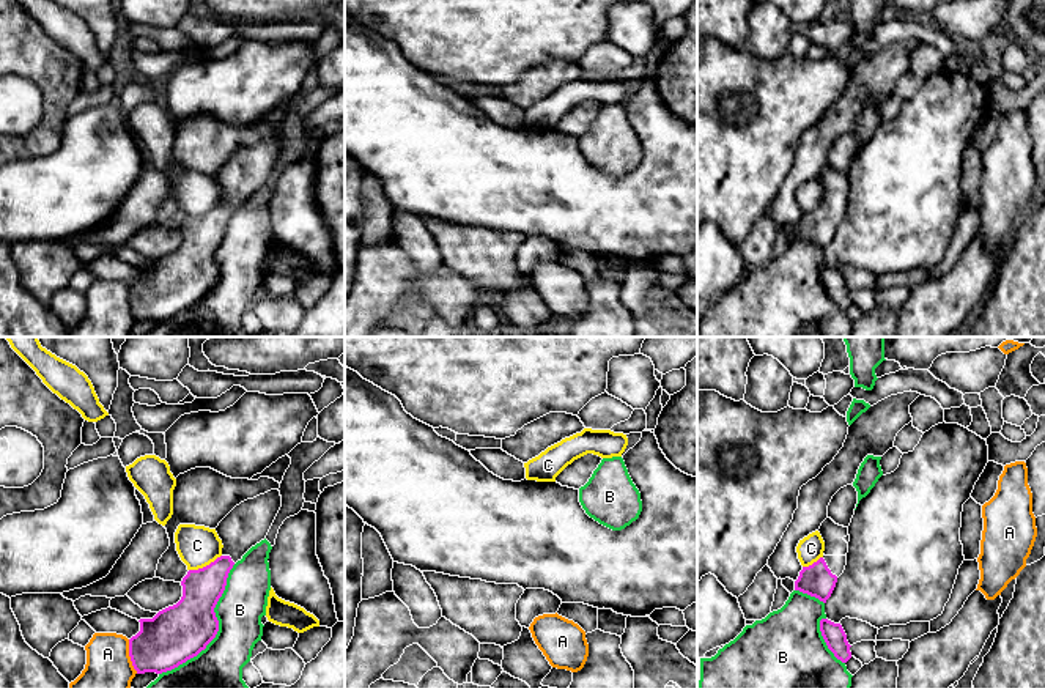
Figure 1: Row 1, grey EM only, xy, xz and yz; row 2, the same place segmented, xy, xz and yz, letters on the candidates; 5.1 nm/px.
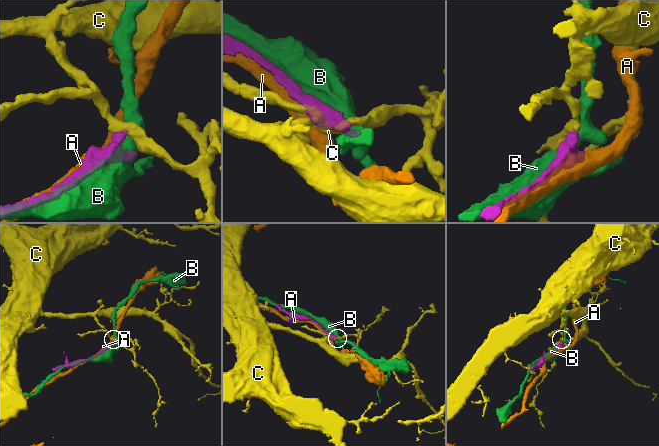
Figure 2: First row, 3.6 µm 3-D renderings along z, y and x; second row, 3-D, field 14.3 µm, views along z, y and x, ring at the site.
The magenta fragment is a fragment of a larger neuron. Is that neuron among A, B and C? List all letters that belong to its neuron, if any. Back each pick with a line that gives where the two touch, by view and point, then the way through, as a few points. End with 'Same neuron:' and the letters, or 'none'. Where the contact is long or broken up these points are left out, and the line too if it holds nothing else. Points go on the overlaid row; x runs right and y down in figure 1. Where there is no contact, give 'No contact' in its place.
Same neuron: none

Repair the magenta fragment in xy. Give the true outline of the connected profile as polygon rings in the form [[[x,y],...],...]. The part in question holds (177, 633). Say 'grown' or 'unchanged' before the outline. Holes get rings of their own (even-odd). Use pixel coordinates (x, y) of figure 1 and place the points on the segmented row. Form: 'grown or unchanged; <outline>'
grown; [[[271,490],[241,502],[219,523],[216,532],[223,545],[222,556],[203,568],[187,571],[181,581],[183,597],[176,605],[159,611],[153,619],[138,620],[140,631],[129,639],[129,657],[137,674],[172,671],[206,649],[219,631],[214,608],[225,590],[230,570],[266,538],[280,507],[280,491]]]

